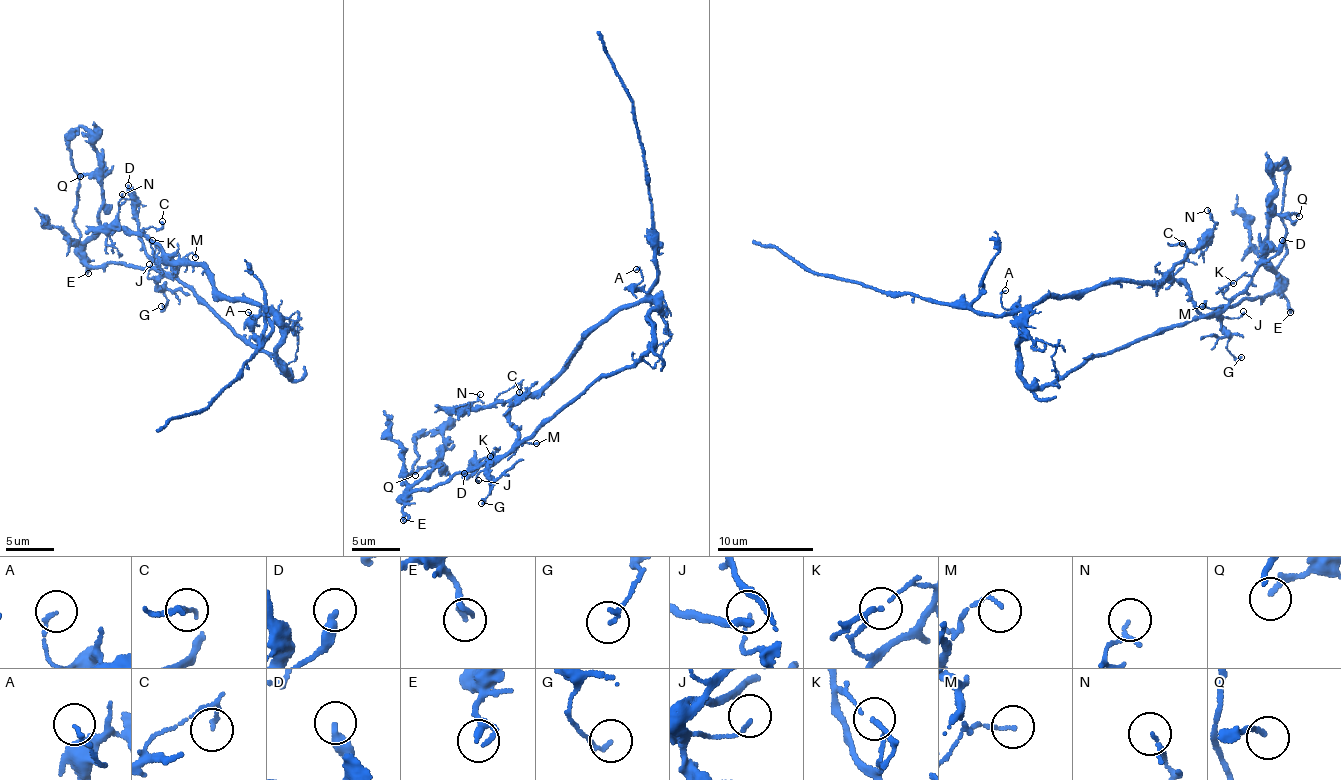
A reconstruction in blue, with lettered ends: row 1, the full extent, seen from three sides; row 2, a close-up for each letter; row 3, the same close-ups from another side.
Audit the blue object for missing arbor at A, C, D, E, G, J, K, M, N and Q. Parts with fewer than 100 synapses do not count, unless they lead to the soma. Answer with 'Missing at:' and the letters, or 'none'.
Missing at: none

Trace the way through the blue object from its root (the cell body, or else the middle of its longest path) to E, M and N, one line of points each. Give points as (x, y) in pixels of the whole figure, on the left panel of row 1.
E: (203, 268), (200, 263), (162, 261), (177, 269), (173, 275), (87, 261), (88, 273)
M: (203, 268), (172, 260), (161, 263), (179, 268), (186, 256), (195, 257)
N: (203, 268), (176, 254), (161, 252), (150, 239), (123, 231), (118, 221), (122, 194)

